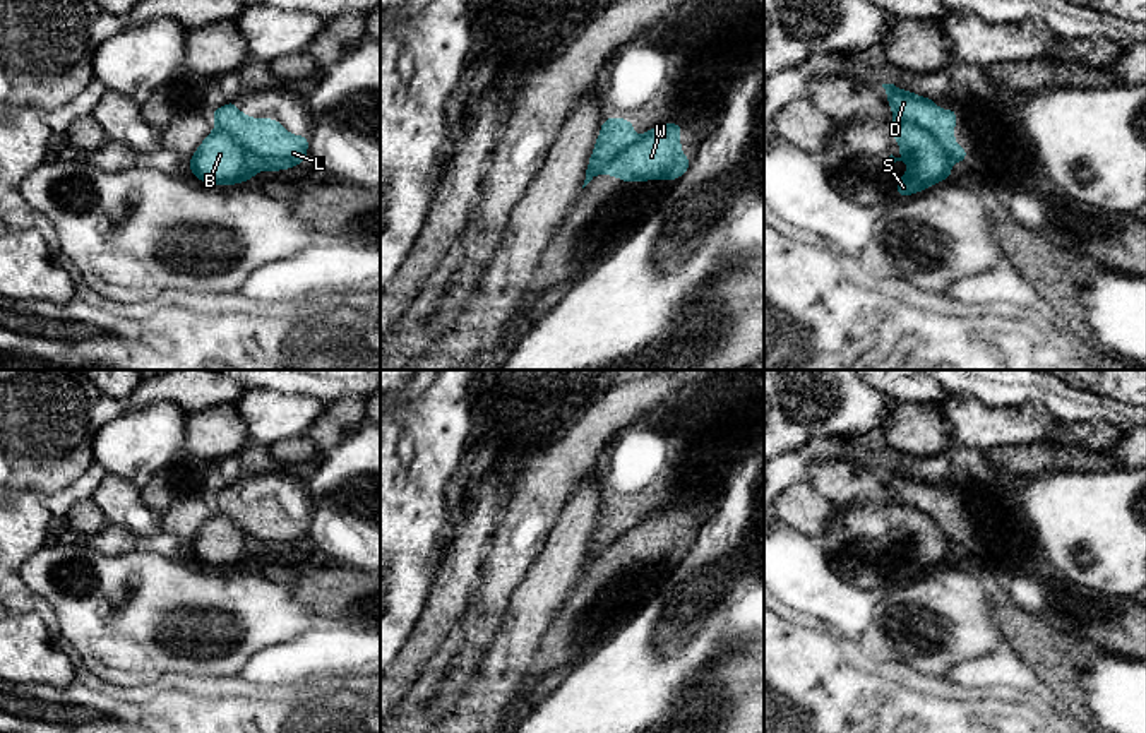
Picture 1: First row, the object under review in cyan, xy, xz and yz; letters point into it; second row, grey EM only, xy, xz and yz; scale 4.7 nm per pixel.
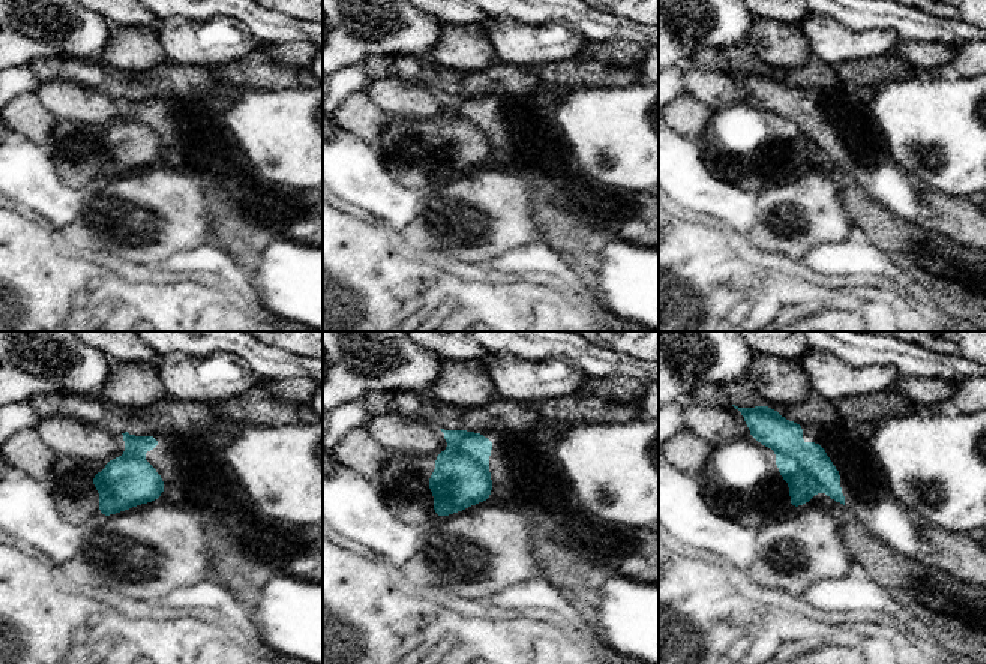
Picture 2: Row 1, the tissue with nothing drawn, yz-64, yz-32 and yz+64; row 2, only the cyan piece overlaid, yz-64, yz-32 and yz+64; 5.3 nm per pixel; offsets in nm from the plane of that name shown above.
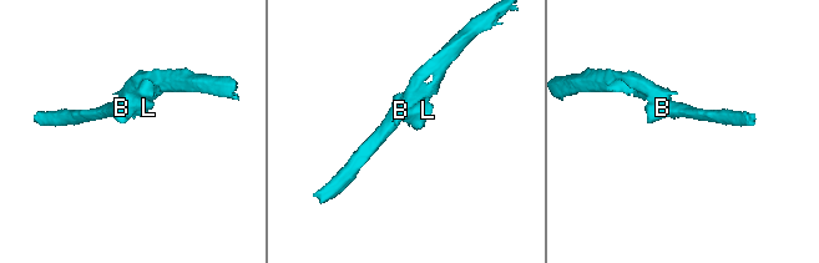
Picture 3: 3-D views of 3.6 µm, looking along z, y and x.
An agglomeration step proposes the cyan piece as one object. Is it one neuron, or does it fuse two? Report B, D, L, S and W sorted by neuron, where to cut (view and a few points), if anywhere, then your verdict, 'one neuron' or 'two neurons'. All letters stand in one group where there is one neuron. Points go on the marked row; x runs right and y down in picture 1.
groups B S / D L W; cut yz (896, 117), (925, 129), (953, 160); two neurons

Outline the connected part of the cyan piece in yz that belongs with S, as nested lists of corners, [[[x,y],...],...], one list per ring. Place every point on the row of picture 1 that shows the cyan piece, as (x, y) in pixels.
[[[894,118],[891,132],[903,151],[901,158],[889,156],[891,161],[906,161],[910,170],[899,176],[896,185],[896,197],[908,197],[922,192],[940,180],[952,178],[951,154],[942,144],[922,127]]]

